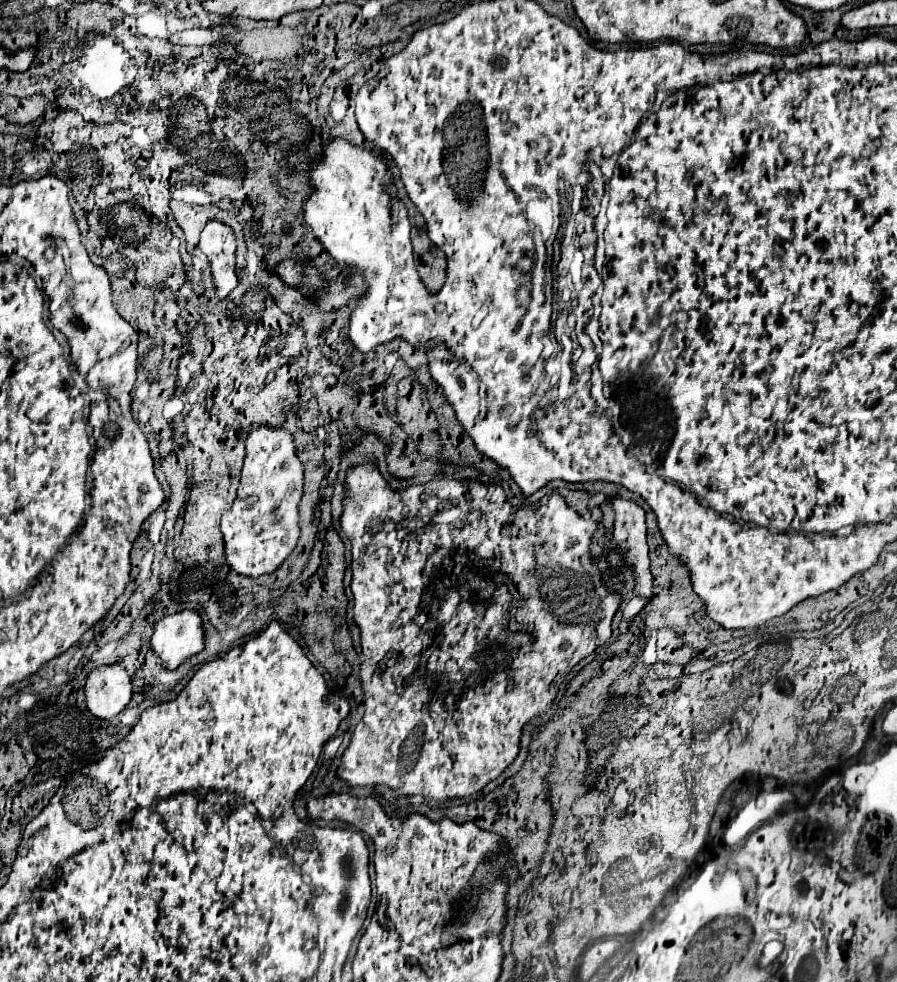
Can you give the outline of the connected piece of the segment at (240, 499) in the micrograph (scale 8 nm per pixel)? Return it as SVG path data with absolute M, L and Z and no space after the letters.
M262 425L248 433L245 440L245 458L241 470L238 497L232 503L232 509L222 517L222 535L224 535L224 553L228 565L240 575L258 577L272 573L282 561L292 553L298 543L300 527L298 527L298 505L304 493L304 469L296 453L294 437L284 427L268 427Z

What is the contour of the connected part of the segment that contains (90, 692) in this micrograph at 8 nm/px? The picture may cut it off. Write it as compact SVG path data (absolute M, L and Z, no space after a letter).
M118 665L96 667L84 687L86 705L92 715L110 719L118 715L132 697L130 675Z

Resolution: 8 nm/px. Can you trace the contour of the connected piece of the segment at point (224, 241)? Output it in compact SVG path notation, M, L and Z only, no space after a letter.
M212 219L200 233L198 247L212 263L212 277L218 289L218 299L226 299L236 287L236 235L232 227Z

